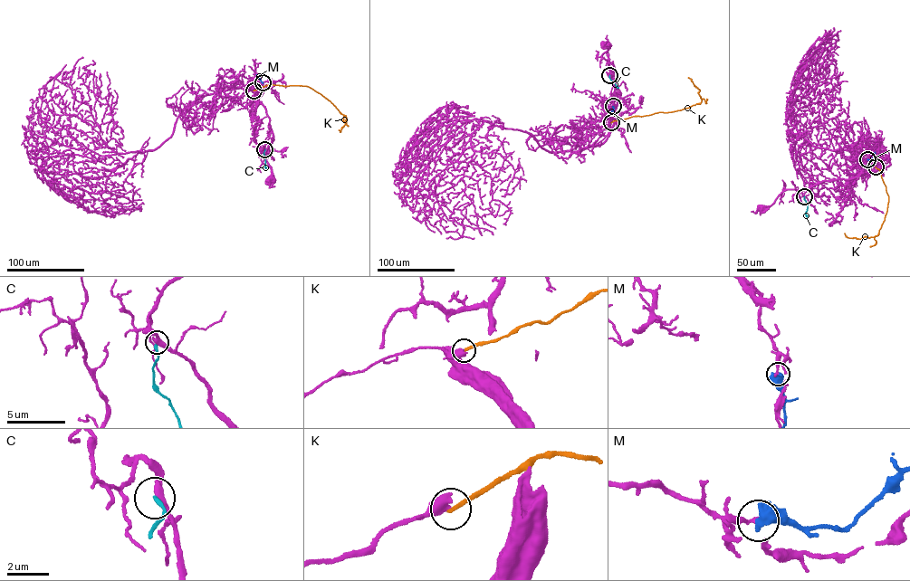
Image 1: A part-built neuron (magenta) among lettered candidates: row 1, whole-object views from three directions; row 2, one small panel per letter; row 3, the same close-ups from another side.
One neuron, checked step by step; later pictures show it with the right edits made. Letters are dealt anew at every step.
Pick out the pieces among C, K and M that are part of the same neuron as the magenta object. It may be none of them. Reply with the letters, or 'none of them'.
none of them

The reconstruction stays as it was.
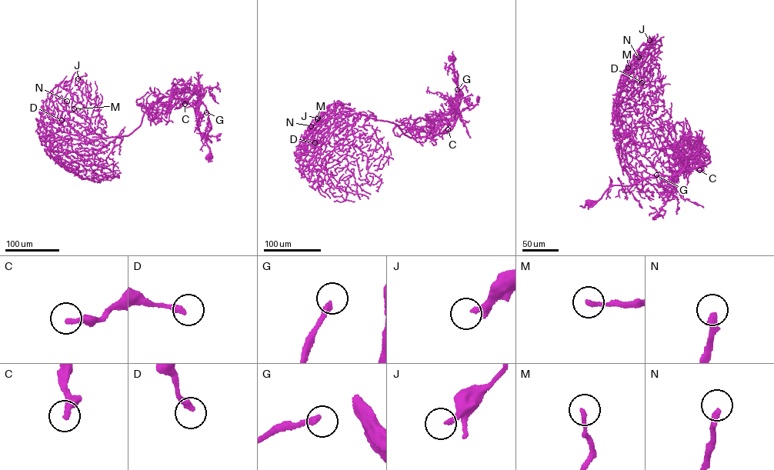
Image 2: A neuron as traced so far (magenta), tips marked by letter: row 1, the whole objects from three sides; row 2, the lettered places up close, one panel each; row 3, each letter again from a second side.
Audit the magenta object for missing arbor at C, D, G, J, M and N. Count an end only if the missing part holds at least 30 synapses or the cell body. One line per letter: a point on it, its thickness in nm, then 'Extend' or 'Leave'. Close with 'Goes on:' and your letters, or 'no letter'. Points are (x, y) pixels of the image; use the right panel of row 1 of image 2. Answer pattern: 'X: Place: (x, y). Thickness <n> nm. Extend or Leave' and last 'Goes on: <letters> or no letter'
C: Place: (699, 170). Thickness 280 nm. Extend
D: Place: (642, 82). Thickness 280 nm. Leave
G: Place: (656, 174). Thickness 280 nm. Leave
J: Place: (649, 40). Thickness 240 nm. Leave
M: Place: (628, 68). Thickness 190 nm. Leave
N: Place: (638, 57). Thickness 280 nm. Extend
Goes on: C, N

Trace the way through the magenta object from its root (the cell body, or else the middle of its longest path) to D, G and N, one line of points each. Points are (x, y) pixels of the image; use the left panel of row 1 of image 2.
D: (208, 156), (208, 113), (195, 93), (154, 101), (140, 125), (121, 137), (101, 138), (68, 118), (61, 120)
G: (208, 156), (208, 147), (205, 138), (211, 125), (206, 108), (201, 104), (198, 114), (202, 116), (206, 112)
N: (208, 156), (208, 113), (195, 94), (154, 101), (140, 125), (119, 137), (100, 137), (66, 109), (67, 101)

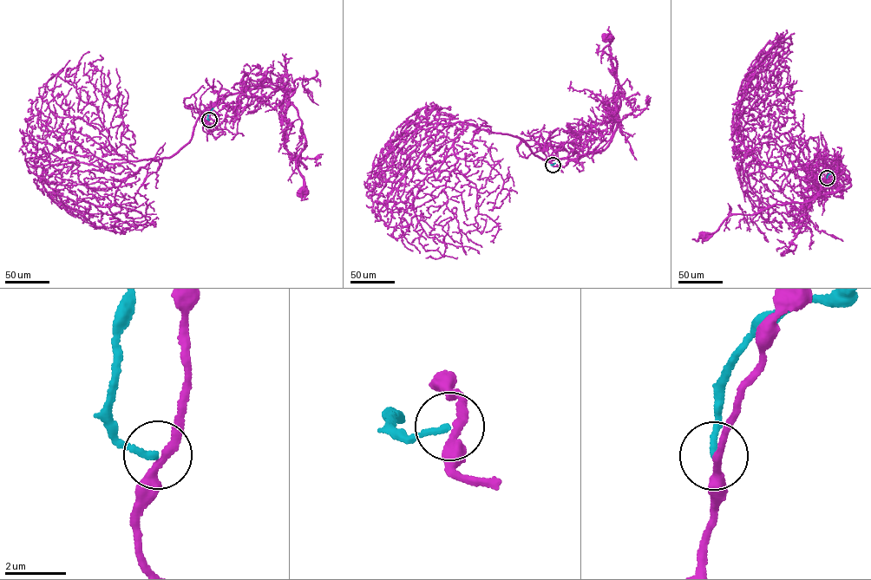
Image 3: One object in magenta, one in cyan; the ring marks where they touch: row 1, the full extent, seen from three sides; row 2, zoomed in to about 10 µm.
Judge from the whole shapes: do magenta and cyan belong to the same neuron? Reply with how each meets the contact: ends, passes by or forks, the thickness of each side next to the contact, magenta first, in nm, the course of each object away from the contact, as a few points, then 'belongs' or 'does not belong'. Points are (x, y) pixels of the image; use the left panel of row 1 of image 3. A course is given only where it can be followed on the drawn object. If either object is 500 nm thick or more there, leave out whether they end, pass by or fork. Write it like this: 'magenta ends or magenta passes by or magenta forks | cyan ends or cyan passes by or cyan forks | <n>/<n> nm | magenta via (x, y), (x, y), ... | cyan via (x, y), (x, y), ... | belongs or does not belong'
magenta passes by | cyan ends | 240/200 nm | magenta via (208, 120), (212, 104), (231, 94), (265, 87), (285, 93), (306, 140), (296, 164), (303, 192) | cyan via (209, 120), (207, 116), (212, 107) | does not belong

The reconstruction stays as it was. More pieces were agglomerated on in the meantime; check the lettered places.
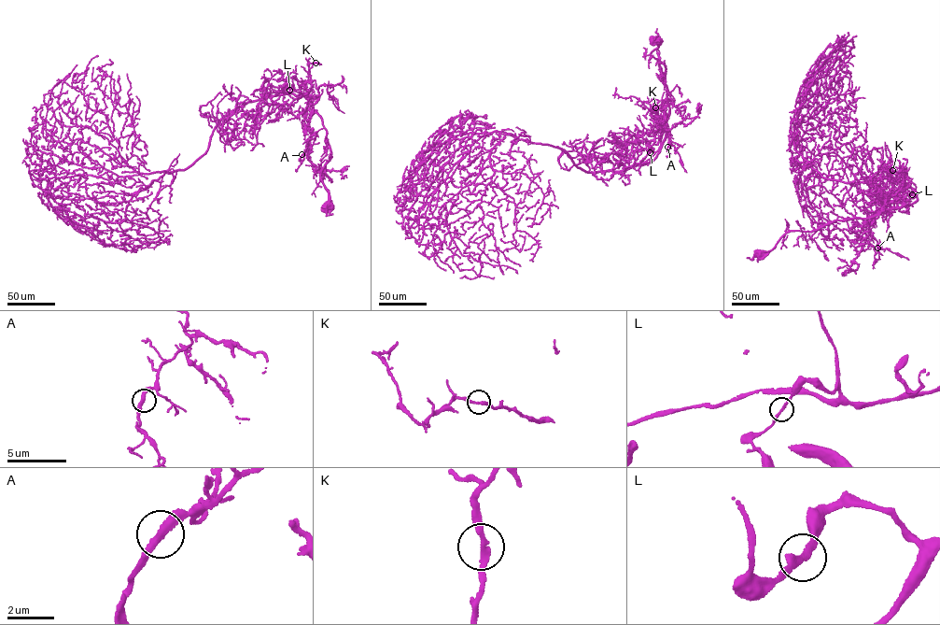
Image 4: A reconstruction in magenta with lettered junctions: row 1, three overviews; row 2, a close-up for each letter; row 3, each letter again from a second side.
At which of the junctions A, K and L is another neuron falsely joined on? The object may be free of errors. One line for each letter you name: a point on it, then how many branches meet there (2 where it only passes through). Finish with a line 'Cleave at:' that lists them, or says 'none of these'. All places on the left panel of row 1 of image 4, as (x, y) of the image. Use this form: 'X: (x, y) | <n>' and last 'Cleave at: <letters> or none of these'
Cleave at: none of these

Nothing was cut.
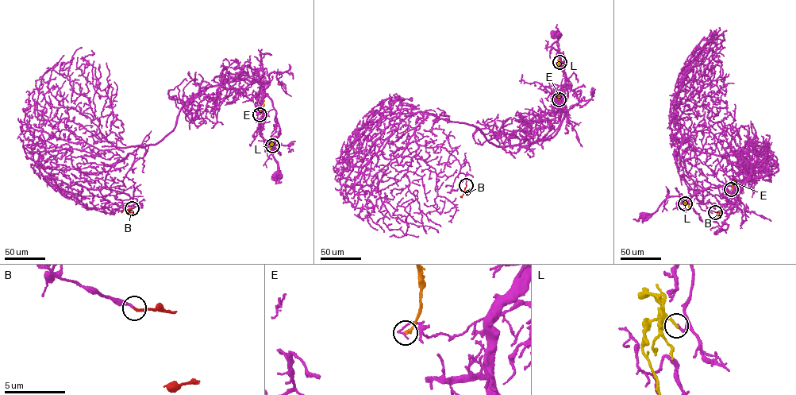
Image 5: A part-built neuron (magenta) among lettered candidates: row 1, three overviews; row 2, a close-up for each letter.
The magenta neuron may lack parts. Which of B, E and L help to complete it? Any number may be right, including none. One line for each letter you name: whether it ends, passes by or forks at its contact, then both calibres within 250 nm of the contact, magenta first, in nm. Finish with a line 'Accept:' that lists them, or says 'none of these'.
B: it ends | 240/220 nm
Accept: B

